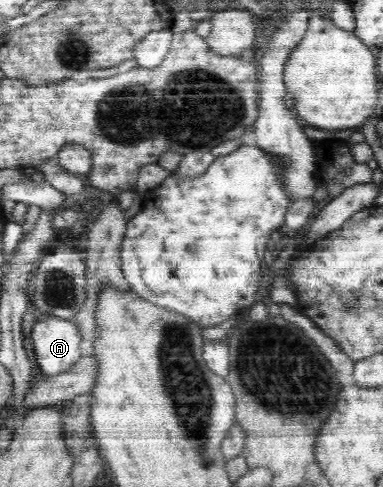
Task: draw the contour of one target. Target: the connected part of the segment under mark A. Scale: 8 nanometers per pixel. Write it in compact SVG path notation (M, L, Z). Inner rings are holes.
M45 316L35 323L32 338L37 365L45 376L71 369L86 352L73 320Z

